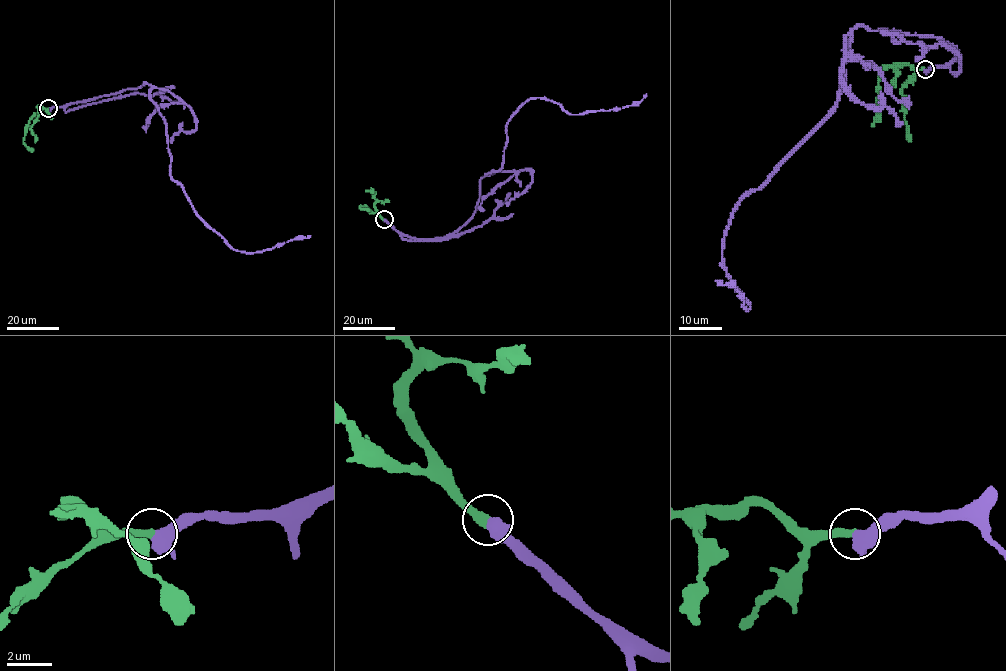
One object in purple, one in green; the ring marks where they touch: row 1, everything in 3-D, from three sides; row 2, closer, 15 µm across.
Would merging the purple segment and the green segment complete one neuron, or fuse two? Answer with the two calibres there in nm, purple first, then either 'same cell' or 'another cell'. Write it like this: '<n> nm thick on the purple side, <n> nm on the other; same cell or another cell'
420 nm thick on the purple side, 380 nm on the other; same cell

